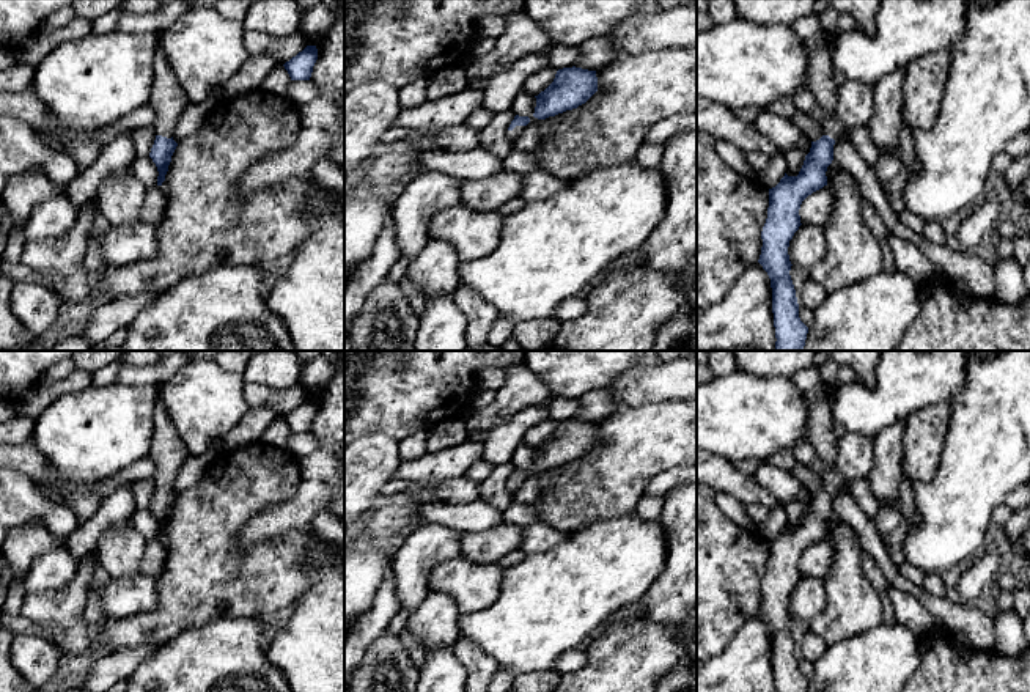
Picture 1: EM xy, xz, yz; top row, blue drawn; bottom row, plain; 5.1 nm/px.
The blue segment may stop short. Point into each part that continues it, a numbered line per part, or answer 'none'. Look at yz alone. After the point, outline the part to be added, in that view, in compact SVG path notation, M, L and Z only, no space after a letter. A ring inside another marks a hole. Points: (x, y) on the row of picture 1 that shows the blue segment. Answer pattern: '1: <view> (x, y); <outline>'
1: yz (823, 82); M815 13L796 19L789 27L797 33L807 50L808 86L818 107L824 112L821 121L822 135L829 135L837 142L846 129L835 112L838 102L838 75L833 71L824 41L826 33L821 30L818 14Z

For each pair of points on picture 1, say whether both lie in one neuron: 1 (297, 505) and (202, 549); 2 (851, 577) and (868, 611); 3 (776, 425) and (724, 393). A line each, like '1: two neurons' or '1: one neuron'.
1: two neurons
2: one neuron
3: one neuron

